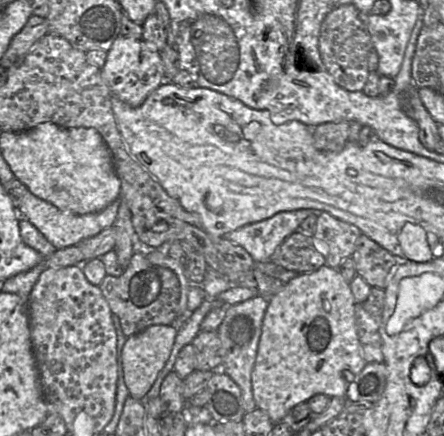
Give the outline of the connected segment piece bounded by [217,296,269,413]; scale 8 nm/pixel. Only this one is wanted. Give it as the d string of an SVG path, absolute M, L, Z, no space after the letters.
M255 296L242 303L231 305L217 330L223 349L220 371L231 377L240 388L243 408L246 413L256 409L252 392L251 374L256 360L262 321L268 306L268 300L261 296Z

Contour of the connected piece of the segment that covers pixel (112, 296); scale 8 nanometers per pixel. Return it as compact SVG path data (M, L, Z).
M135 252L121 276L106 275L99 285L111 311L120 321L121 329L128 338L153 325L171 325L178 316L180 283L176 274L168 268L152 264L142 252Z

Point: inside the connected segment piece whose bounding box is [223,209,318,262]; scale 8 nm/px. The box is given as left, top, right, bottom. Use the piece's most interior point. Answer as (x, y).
(261, 240)

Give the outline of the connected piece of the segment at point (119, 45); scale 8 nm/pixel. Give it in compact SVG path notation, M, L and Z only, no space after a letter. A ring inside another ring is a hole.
M121 34L108 50L101 74L111 95L132 107L142 105L149 94L165 81L160 52L152 48L143 39L133 39Z

